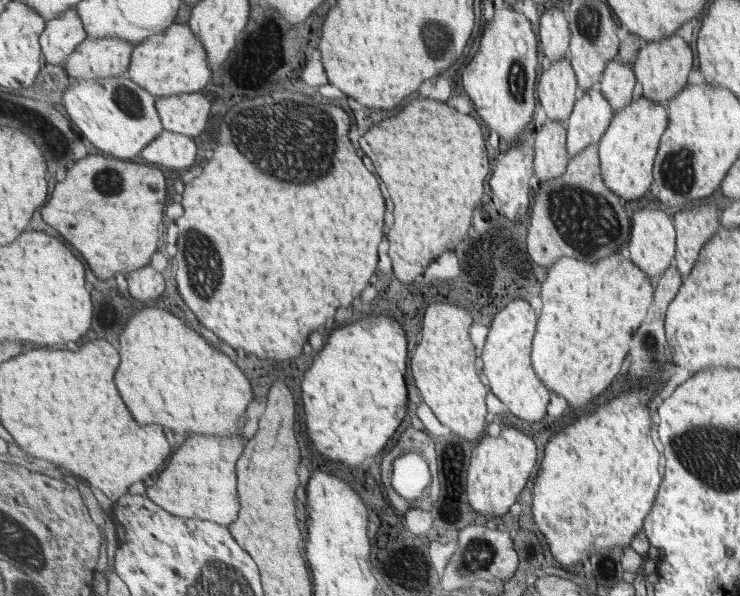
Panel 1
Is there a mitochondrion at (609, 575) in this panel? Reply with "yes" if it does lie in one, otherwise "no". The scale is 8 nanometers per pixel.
yes

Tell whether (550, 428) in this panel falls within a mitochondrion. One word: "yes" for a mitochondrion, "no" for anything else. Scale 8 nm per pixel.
no

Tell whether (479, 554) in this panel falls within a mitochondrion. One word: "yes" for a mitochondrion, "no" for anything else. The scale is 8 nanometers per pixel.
yes

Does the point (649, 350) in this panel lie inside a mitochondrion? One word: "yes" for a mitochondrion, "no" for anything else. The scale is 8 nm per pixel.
yes

